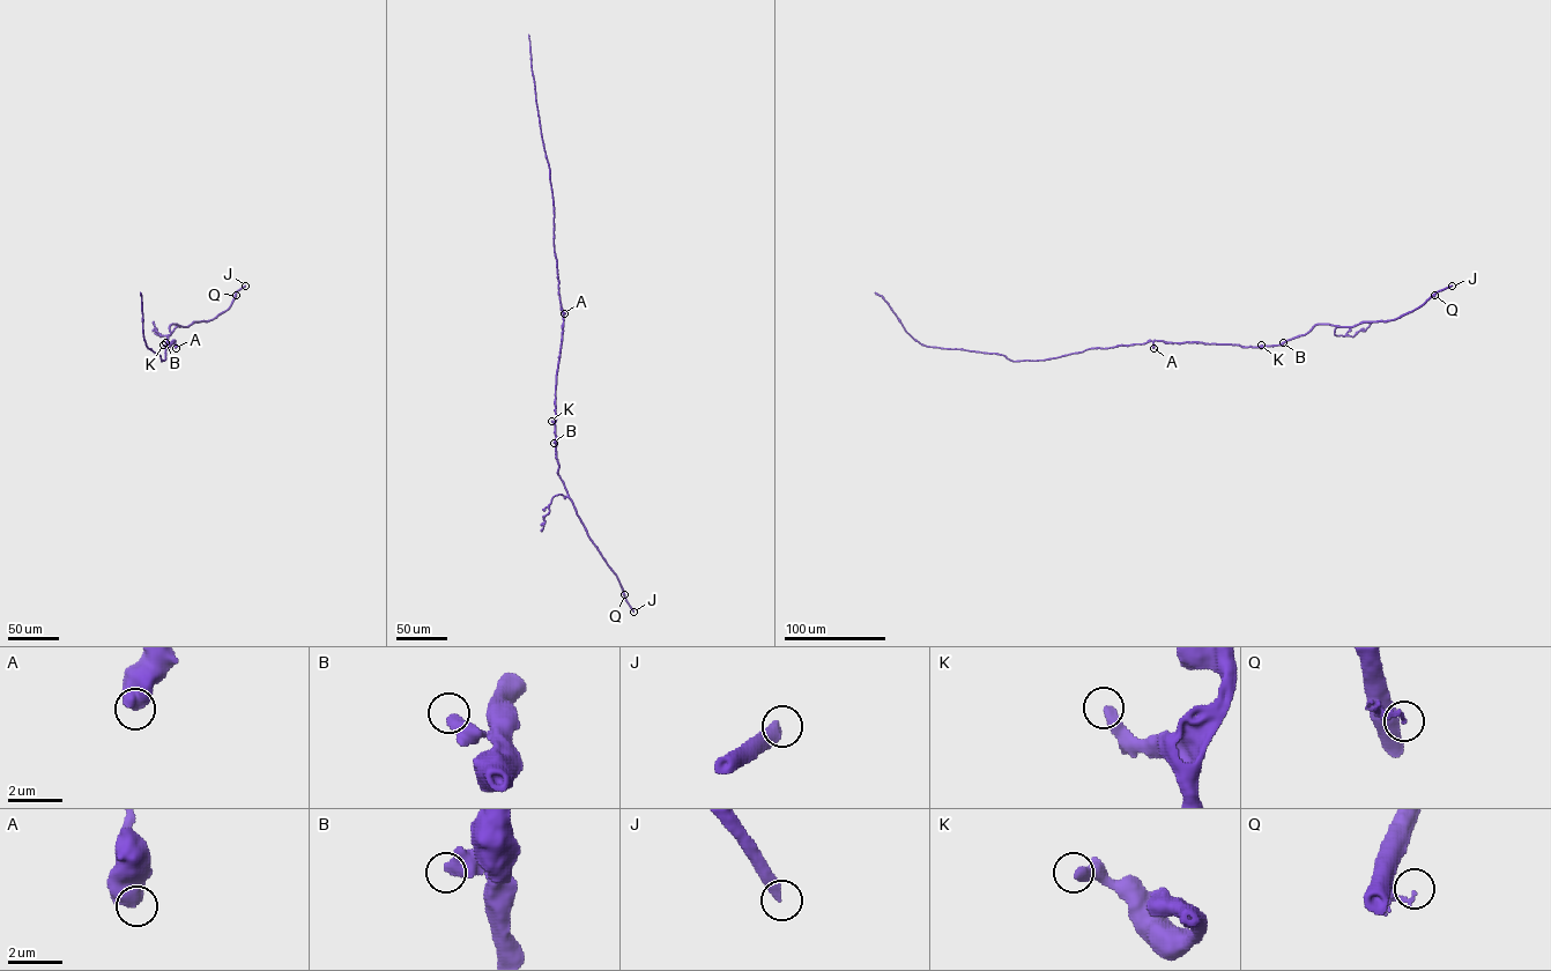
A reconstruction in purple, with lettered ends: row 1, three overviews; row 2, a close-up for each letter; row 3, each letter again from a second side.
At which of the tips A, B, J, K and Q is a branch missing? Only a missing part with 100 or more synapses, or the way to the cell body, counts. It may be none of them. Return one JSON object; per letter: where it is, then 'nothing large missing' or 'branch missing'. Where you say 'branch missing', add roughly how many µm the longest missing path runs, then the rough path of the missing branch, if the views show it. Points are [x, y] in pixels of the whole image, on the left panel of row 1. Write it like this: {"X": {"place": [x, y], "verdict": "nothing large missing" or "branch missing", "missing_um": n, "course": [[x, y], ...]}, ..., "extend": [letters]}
{"A": {"place": [176, 348], "verdict": "nothing large missing"}, "B": {"place": [165, 342], "verdict": "nothing large missing"}, "J": {"place": [245, 286], "verdict": "nothing large missing"}, "K": {"place": [163, 345], "verdict": "nothing large missing"}, "Q": {"place": [236, 295], "verdict": "nothing large missing"}, "extend": []}

